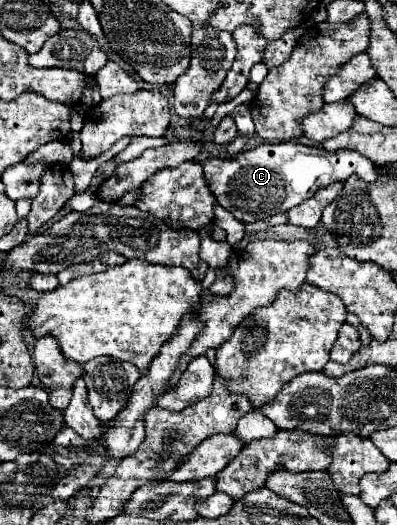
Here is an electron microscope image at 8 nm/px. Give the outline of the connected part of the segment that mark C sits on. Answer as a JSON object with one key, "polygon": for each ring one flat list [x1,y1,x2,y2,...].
{"polygon":[[299,142,261,144,231,158,213,156,205,160,203,170,217,202,245,224,265,220,279,212,287,212,289,208,305,202,319,188,329,186,337,180,345,182,351,174,357,174,365,182,377,180,377,168,373,166,373,162,357,152,339,150,335,154,329,154,323,148,313,148]]}

